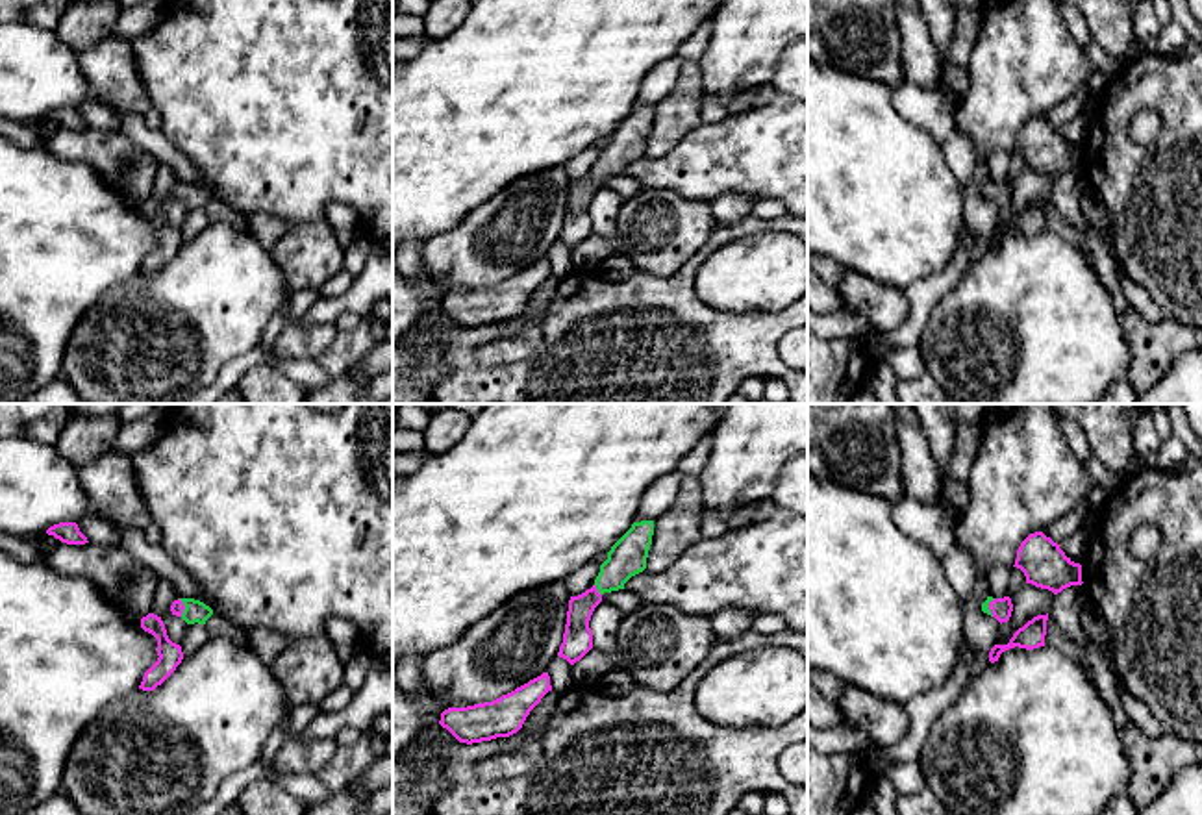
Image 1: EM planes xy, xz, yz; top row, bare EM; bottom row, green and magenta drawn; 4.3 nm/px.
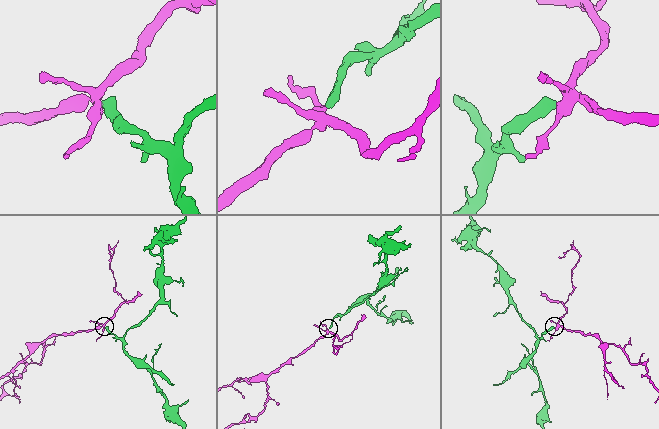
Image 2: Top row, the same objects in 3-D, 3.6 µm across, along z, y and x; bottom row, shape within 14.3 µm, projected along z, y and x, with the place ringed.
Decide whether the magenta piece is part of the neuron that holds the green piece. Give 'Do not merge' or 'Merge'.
Merge

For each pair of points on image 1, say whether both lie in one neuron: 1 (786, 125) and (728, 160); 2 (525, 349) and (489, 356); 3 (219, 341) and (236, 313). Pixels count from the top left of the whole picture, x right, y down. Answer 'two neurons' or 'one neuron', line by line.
1: one neuron
2: one neuron
3: one neuron

